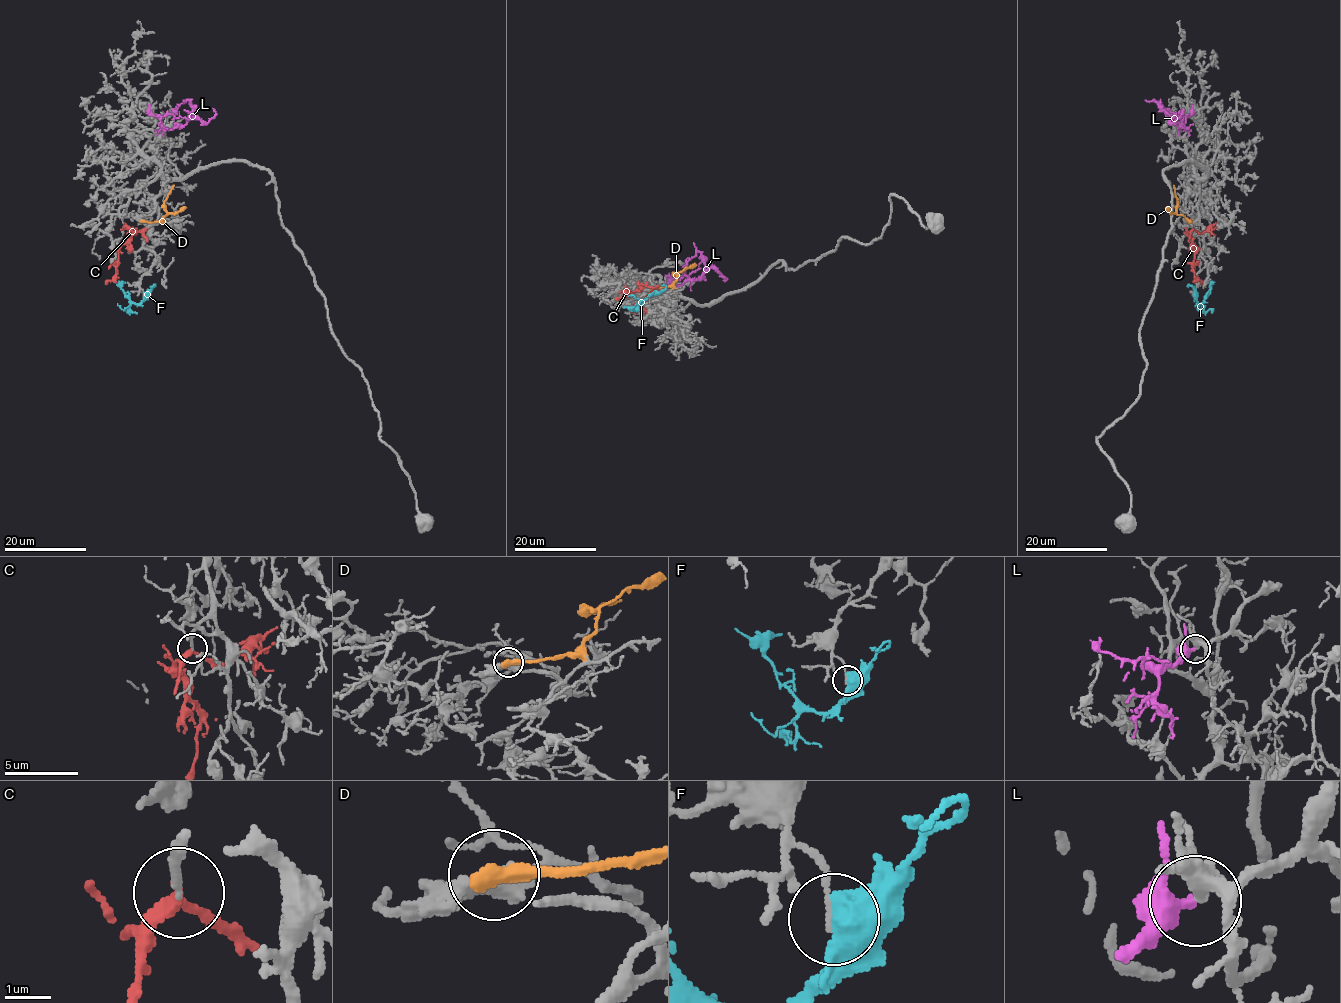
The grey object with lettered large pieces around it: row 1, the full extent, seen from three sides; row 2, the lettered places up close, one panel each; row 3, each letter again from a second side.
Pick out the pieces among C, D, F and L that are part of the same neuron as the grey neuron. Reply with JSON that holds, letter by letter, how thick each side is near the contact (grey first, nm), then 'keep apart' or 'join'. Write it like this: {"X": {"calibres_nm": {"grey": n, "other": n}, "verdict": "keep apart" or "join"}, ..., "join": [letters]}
{"C": {"calibres_nm": {"grey": 190, "other": 220}, "verdict": "join"}, "D": {"calibres_nm": {"grey": 280, "other": 460}, "verdict": "keep apart"}, "F": {"calibres_nm": {"grey": 140, "other": 600}, "verdict": "keep apart"}, "L": {"calibres_nm": {"grey": 280, "other": 360}, "verdict": "keep apart"}, "join": ["C"]}

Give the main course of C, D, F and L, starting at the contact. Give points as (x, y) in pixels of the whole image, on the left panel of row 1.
C: (146, 229), (135, 233), (120, 246), (116, 275), (105, 284)
D: (142, 221), (159, 221), (166, 214), (164, 200), (174, 185)
F: (144, 295), (139, 303), (134, 303), (112, 281)
L: (147, 111), (160, 119), (164, 130), (172, 130), (197, 116), (189, 100), (181, 103)

